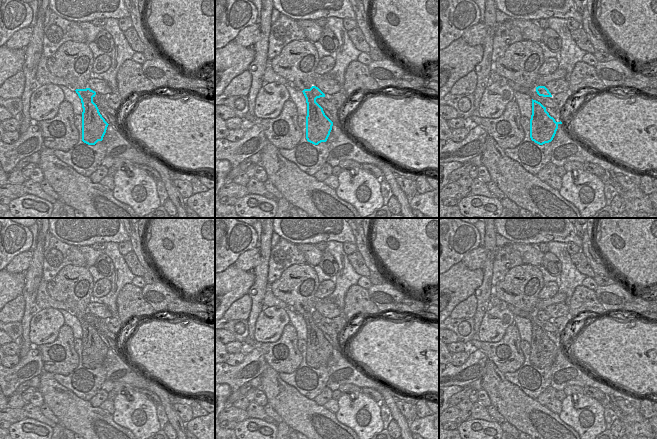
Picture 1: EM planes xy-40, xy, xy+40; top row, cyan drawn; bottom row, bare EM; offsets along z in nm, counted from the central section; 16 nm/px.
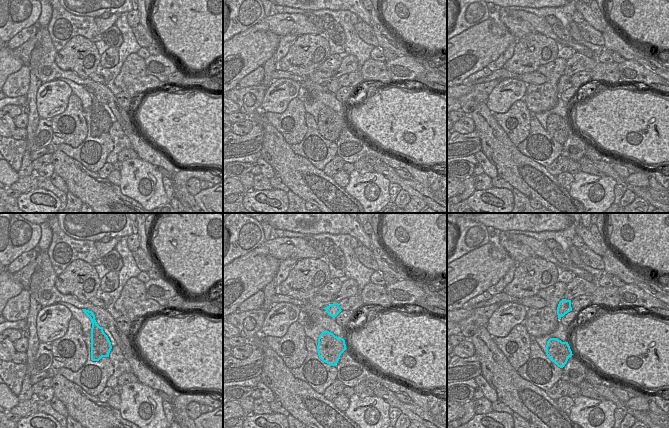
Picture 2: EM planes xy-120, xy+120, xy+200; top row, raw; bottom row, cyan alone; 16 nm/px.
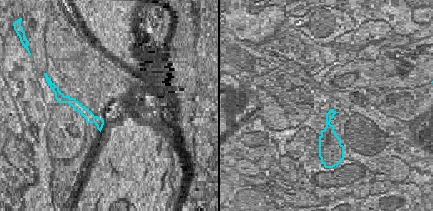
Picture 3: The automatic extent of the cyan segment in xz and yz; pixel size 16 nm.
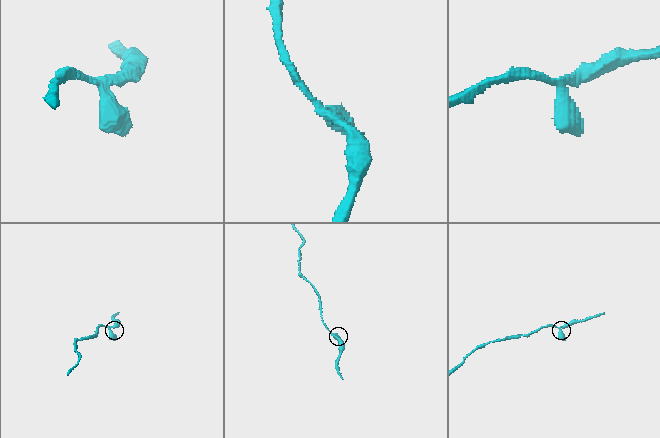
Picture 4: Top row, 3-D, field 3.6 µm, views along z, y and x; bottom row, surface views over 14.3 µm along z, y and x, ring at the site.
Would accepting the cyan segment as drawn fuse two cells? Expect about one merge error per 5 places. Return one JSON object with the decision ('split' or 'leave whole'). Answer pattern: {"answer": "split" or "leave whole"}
{"answer": "leave whole"}

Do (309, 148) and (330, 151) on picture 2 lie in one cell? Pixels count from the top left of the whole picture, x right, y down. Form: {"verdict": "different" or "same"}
{"verdict": "same"}

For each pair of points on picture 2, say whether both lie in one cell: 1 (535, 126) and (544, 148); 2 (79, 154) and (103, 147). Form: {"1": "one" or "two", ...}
{"1": "one", "2": "one"}

